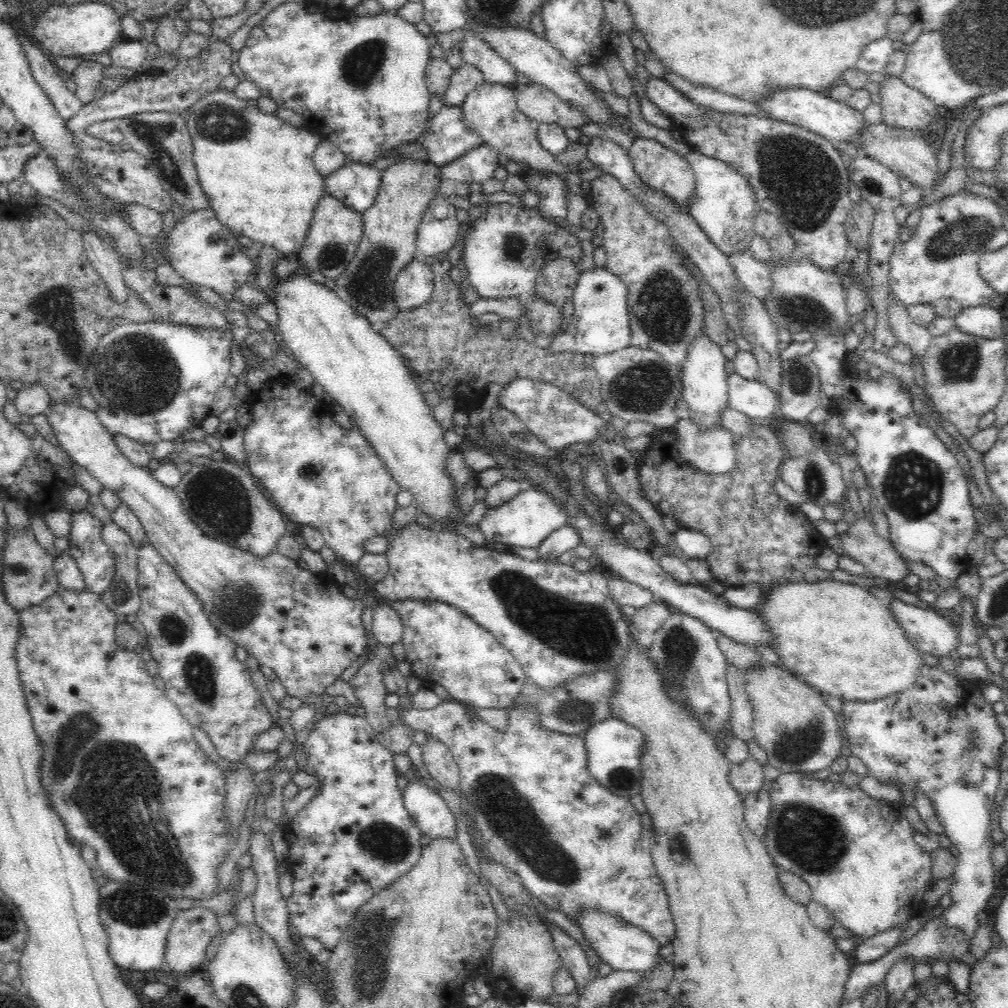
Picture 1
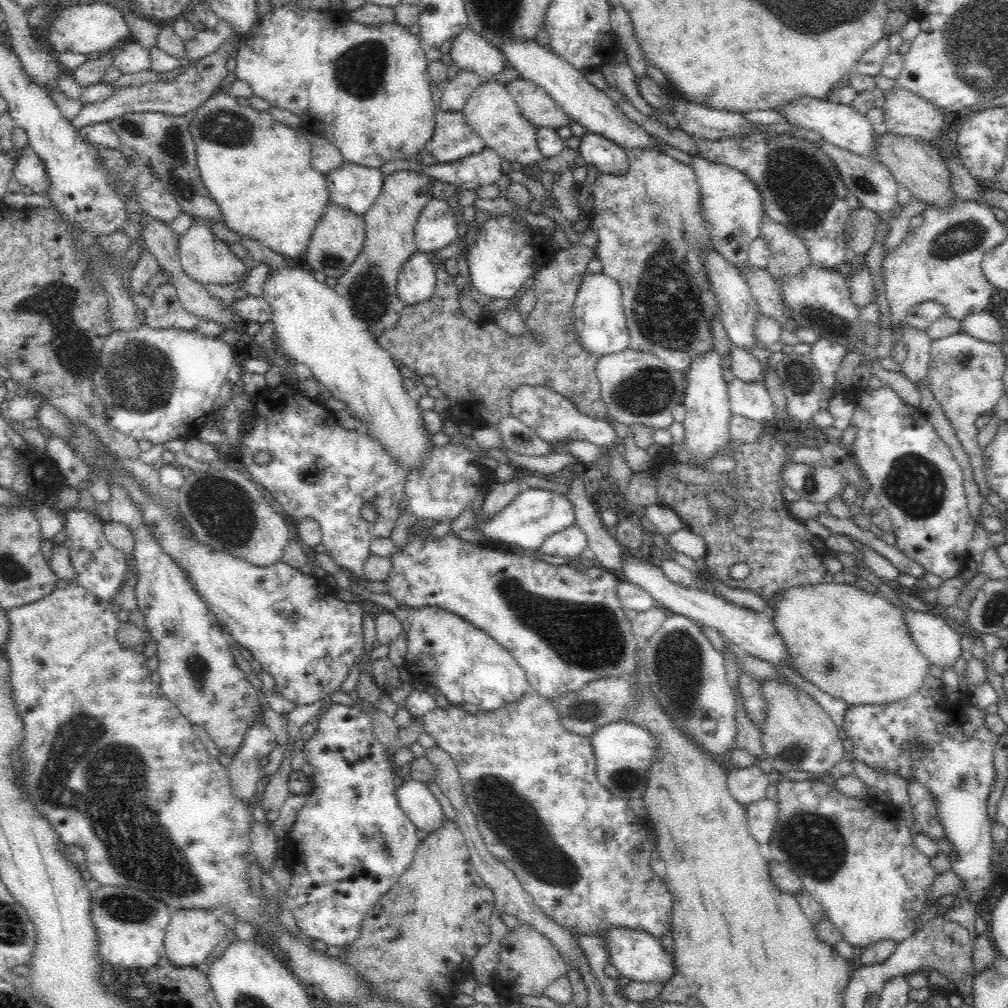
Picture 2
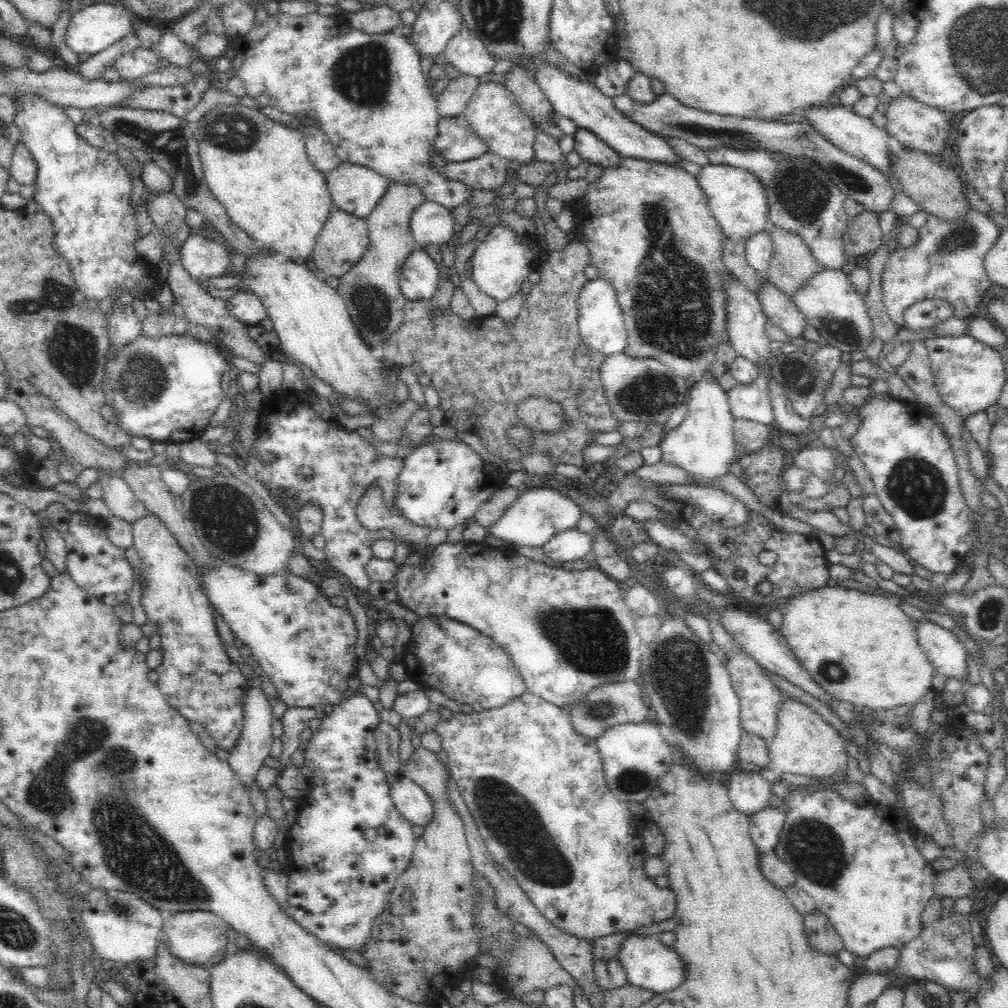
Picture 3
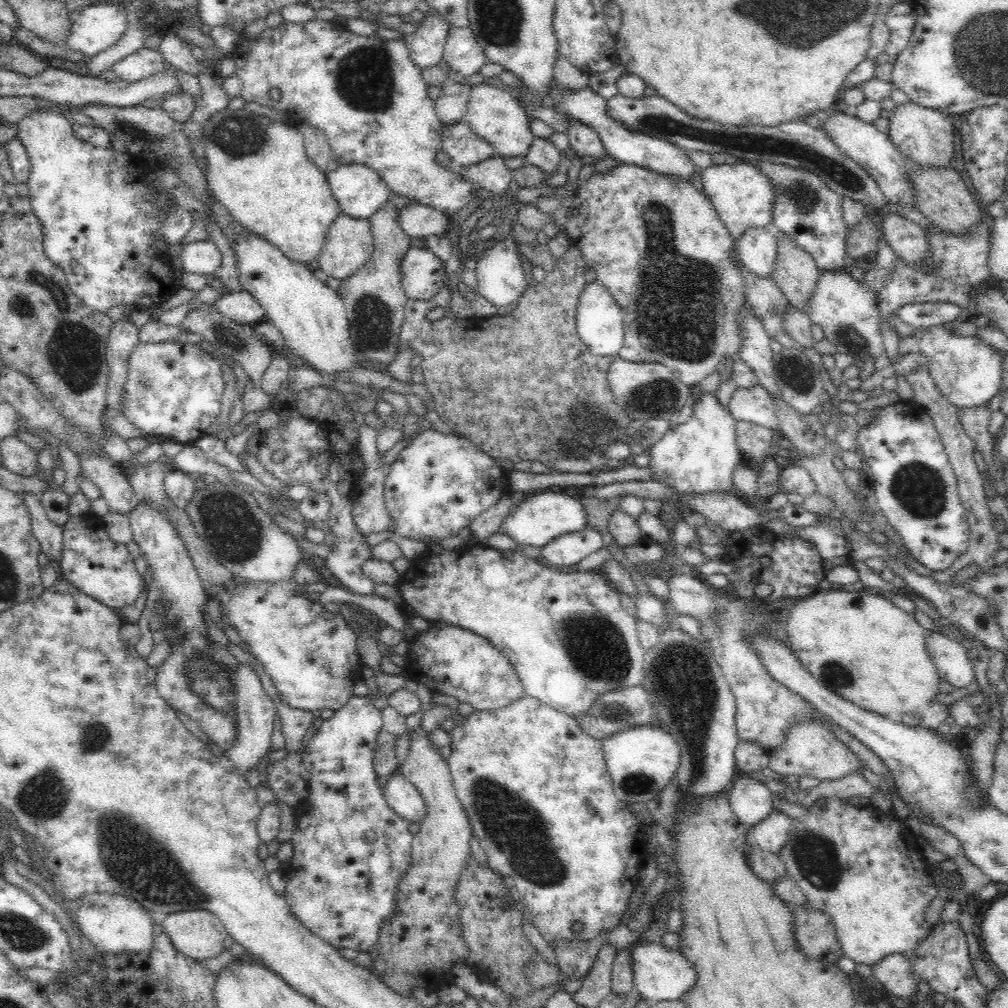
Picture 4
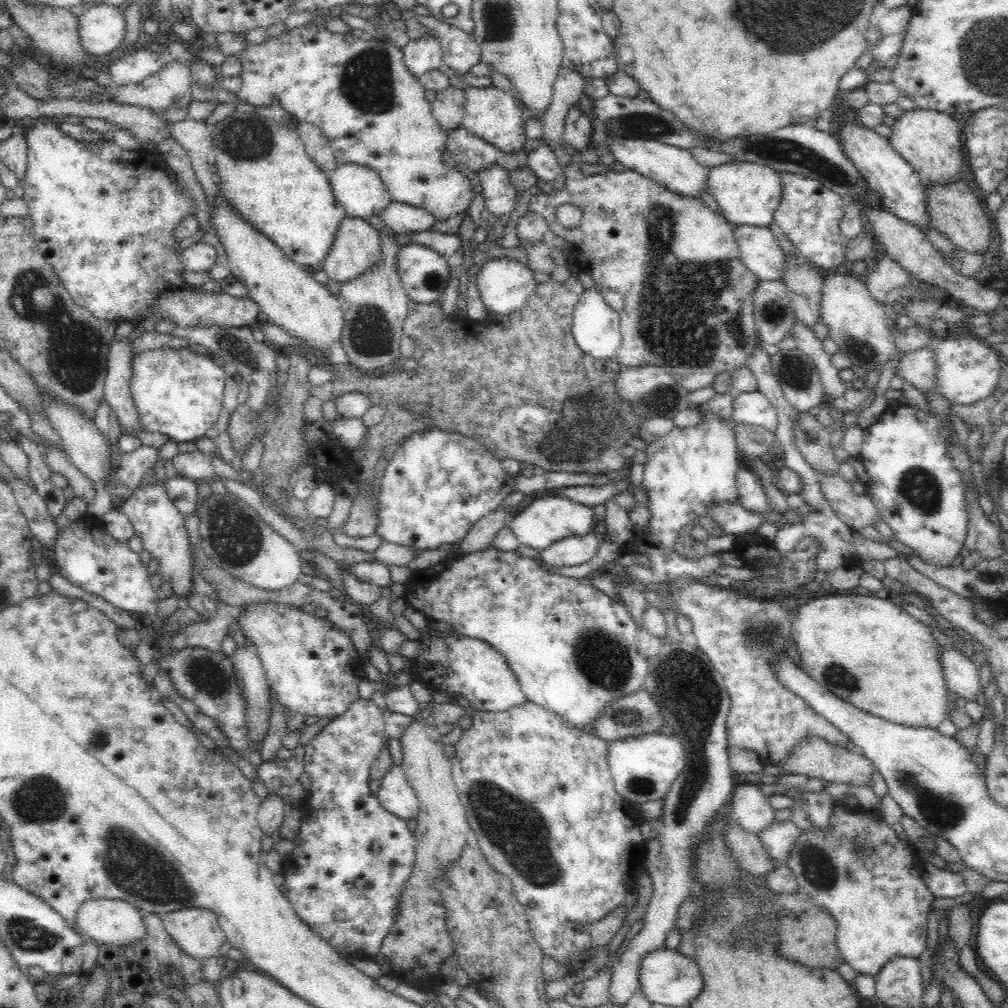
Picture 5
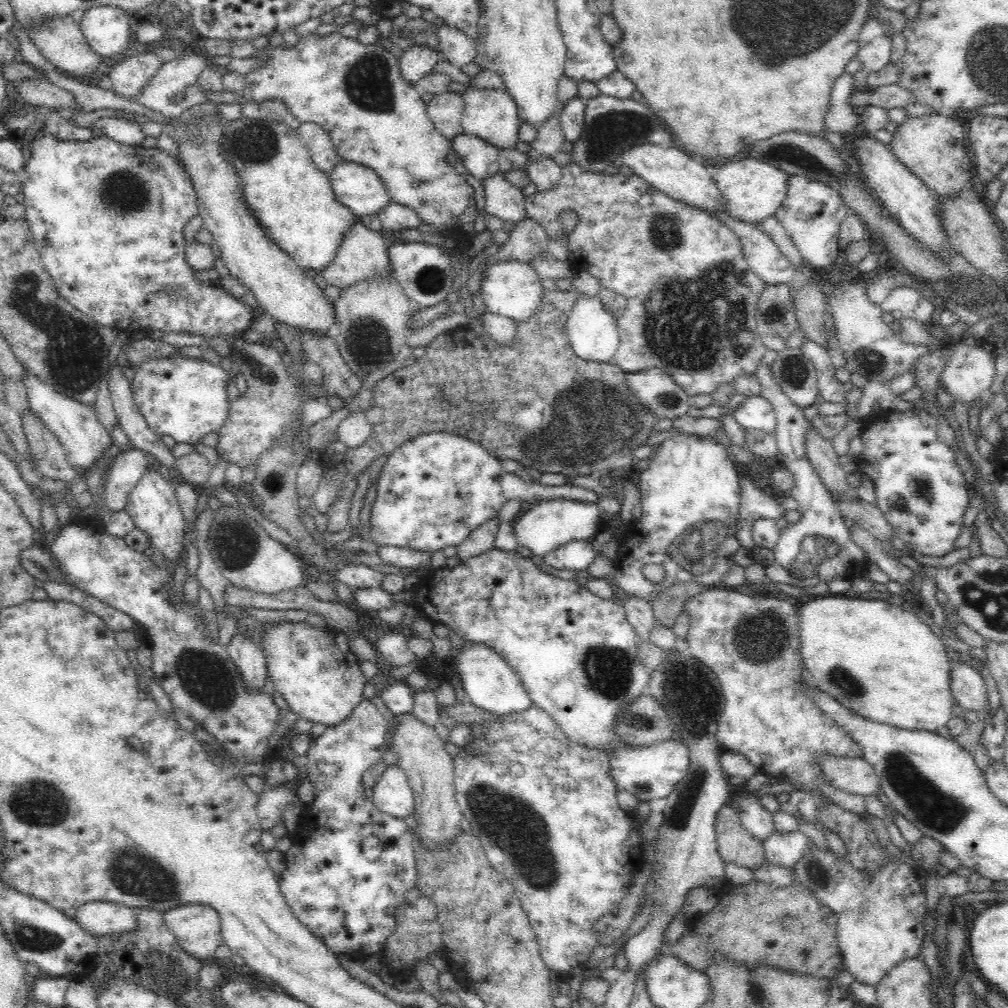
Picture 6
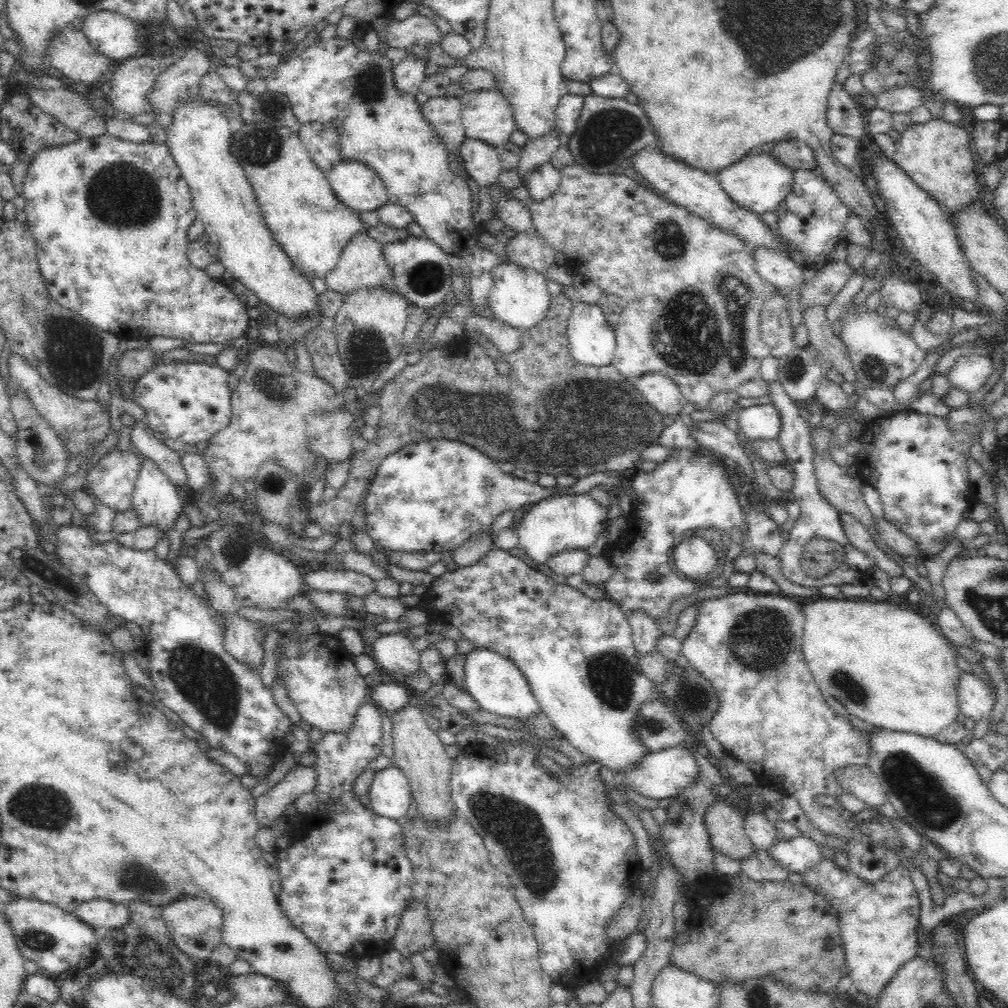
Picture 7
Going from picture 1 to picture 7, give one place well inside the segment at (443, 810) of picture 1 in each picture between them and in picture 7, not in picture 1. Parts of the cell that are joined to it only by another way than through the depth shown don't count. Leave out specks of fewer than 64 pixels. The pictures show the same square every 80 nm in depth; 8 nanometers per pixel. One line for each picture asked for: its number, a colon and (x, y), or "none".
2: (414, 798)
3: (410, 800)
4: (401, 795)
5: (395, 794)
6: (392, 794)
7: (389, 794)

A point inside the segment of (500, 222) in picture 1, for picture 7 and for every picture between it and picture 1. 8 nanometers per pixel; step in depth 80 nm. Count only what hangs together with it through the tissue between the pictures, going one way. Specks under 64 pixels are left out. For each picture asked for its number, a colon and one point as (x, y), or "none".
2: (506, 252)
3: (502, 261)
4: (501, 279)
5: (504, 285)
6: (511, 289)
7: (520, 297)

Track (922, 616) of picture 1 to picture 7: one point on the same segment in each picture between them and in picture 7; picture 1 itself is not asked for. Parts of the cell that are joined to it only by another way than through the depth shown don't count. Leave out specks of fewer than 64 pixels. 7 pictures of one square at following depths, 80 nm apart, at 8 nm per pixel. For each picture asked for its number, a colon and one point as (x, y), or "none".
2: (936, 637)
3: (948, 656)
4: (951, 658)
5: (961, 675)
6: (968, 688)
7: (976, 702)

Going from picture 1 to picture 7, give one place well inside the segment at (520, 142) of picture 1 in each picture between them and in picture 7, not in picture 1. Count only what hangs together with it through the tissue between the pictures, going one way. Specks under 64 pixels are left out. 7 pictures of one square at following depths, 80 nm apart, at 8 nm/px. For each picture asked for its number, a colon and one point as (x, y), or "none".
2: (491, 112)
3: (494, 115)
4: (493, 114)
5: (491, 113)
6: (490, 114)
7: (486, 115)

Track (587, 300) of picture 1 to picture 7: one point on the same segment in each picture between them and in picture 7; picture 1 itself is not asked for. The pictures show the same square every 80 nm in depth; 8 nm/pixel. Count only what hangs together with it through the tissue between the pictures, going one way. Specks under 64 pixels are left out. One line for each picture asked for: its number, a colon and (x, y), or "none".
2: (599, 321)
3: (601, 324)
4: (599, 320)
5: (595, 326)
6: (592, 332)
7: (591, 341)

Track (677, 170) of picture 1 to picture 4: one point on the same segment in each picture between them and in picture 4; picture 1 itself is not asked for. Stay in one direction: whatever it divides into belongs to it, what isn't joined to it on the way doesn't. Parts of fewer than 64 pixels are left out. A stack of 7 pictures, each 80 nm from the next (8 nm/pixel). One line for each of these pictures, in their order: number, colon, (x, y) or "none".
2: (652, 238)
3: (649, 232)
4: (658, 245)

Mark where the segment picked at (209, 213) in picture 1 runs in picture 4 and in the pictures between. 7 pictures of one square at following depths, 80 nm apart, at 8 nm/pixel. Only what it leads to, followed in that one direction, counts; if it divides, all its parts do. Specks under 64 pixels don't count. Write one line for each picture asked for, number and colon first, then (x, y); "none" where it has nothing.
2: (207, 259)
3: (202, 258)
4: (198, 257)

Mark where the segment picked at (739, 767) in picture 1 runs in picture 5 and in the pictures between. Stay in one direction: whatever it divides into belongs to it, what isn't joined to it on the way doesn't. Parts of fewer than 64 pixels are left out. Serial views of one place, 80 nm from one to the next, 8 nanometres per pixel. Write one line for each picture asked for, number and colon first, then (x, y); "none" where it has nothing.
2: (747, 785)
3: (749, 792)
4: (751, 801)
5: (749, 806)

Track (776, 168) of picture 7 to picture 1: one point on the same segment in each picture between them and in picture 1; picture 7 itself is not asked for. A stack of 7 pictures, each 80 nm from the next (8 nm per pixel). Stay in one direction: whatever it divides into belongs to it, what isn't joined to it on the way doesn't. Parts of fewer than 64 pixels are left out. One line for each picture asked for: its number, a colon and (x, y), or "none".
1: (724, 204)
2: (732, 204)
3: (737, 199)
4: (741, 193)
5: (748, 193)
6: (753, 189)

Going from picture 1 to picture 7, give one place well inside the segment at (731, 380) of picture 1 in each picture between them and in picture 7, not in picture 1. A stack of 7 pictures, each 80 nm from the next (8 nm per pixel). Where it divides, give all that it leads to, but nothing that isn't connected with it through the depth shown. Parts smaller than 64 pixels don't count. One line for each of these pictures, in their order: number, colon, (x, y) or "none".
2: (750, 399)
3: (752, 401)
4: (754, 404)
5: (753, 408)
6: (756, 413)
7: (763, 421)

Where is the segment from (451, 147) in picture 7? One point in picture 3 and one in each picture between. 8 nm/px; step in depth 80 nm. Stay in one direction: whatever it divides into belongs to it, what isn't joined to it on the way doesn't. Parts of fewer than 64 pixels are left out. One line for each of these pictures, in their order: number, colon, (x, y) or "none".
3: (452, 102)
4: (451, 105)
5: (447, 108)
6: (445, 110)

